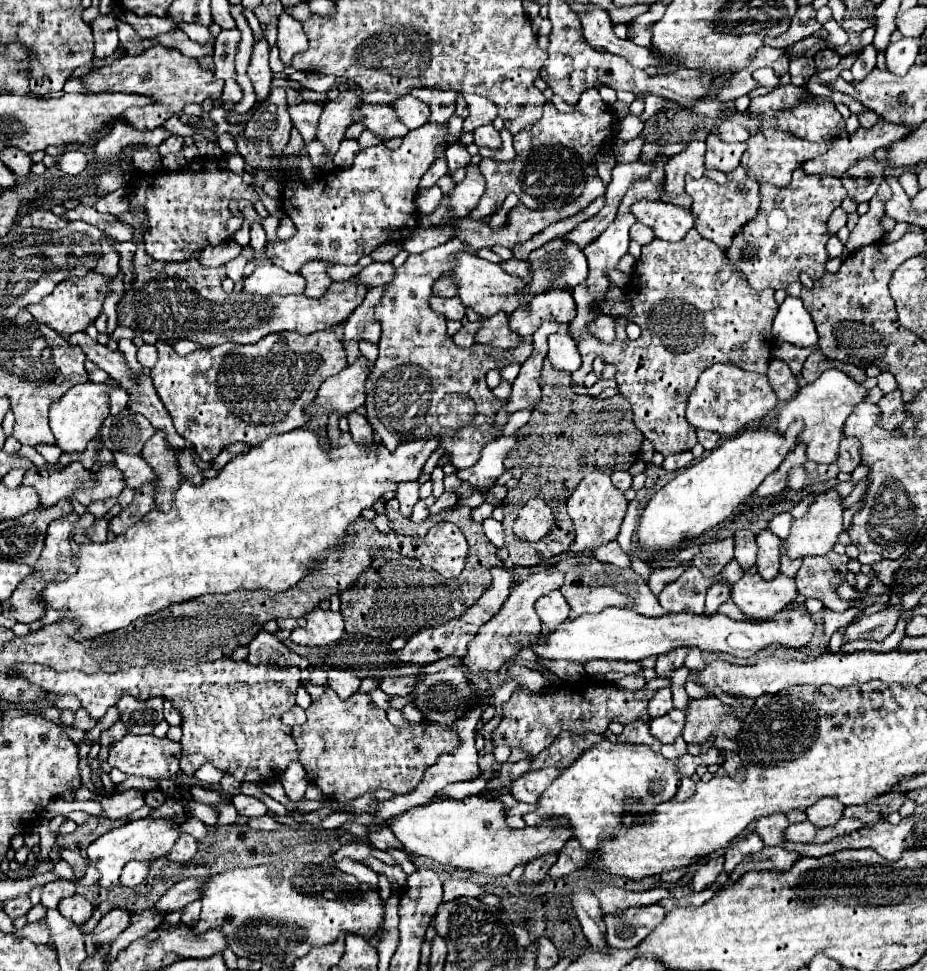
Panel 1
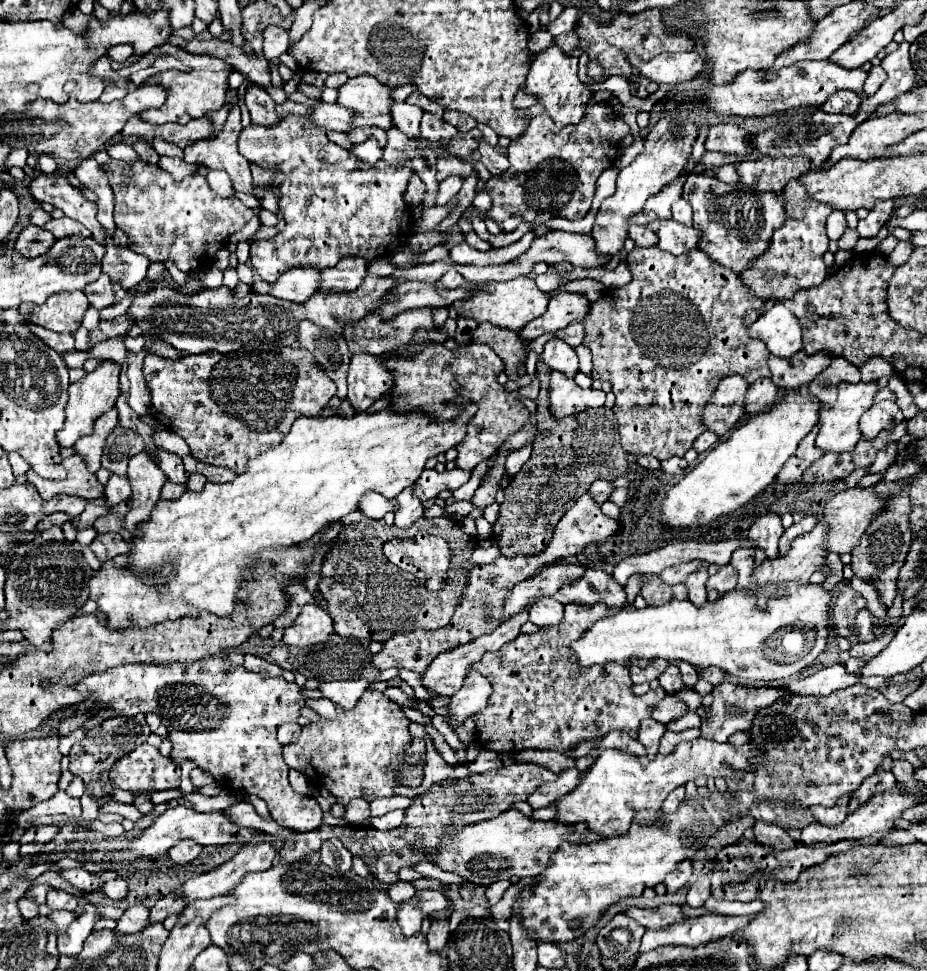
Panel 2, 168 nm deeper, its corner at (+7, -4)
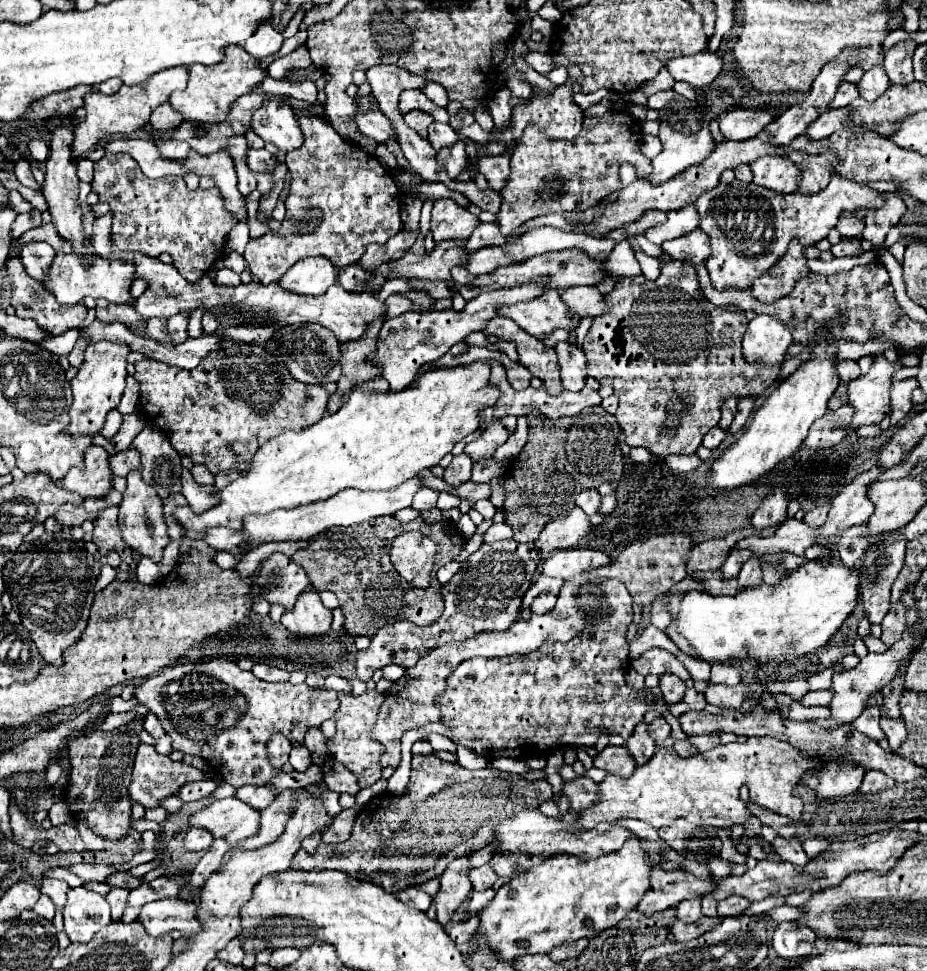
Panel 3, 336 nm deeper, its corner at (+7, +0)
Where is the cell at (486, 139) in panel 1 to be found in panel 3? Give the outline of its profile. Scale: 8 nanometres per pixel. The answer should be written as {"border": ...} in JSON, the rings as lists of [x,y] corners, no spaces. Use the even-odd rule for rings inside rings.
{"border":[[[482,154],[476,160],[478,170],[486,176],[492,190],[500,192],[500,188],[506,184],[510,174],[510,156],[504,154]]]}

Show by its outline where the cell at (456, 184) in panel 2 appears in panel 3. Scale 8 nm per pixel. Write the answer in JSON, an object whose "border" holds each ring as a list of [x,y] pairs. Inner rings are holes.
{"border":[[[450,198],[434,200],[432,208],[432,234],[434,240],[466,240],[474,228],[478,226],[478,216],[468,212],[466,208],[458,206]]]}

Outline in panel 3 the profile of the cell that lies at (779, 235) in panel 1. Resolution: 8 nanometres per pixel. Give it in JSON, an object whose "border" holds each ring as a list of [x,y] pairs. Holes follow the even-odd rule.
{"border":[[[794,238],[792,244],[788,244],[786,254],[772,268],[768,268],[768,272],[754,280],[750,294],[760,302],[774,302],[788,296],[794,290],[796,282],[810,274],[804,250],[806,246],[802,246],[798,238]]]}

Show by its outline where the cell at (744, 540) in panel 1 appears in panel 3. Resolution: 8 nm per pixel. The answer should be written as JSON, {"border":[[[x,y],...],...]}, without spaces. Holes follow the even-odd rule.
{"border":[[[752,556],[742,564],[742,570],[738,574],[738,586],[746,588],[748,584],[760,584],[760,580],[762,580],[762,566],[760,566],[760,560]]]}

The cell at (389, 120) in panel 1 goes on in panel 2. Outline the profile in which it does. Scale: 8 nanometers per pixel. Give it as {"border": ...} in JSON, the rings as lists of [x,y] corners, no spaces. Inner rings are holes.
{"border":[[[396,102],[392,106],[392,120],[396,128],[400,128],[410,138],[420,138],[420,118],[422,118],[422,110],[412,104]]]}

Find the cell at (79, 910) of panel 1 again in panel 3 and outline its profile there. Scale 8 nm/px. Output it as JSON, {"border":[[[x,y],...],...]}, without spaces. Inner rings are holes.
{"border":[[[46,878],[46,880],[42,880],[42,894],[46,894],[58,908],[64,908],[64,904],[66,904],[66,894],[68,894],[68,884],[66,882],[62,882],[62,880],[50,880],[50,878]]]}

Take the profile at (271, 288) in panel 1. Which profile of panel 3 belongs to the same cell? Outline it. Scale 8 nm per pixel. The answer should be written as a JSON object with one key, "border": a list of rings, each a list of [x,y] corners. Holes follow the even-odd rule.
{"border":[[[302,258],[280,278],[278,284],[300,296],[320,296],[334,284],[334,280],[336,268],[328,264],[328,260]]]}

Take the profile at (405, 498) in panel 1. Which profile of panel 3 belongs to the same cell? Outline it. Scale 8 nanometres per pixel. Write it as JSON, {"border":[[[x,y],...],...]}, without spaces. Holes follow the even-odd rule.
{"border":[[[420,488],[412,500],[412,506],[414,510],[422,512],[422,510],[430,510],[436,506],[436,498],[438,498],[438,492],[436,490],[430,490],[430,488]]]}

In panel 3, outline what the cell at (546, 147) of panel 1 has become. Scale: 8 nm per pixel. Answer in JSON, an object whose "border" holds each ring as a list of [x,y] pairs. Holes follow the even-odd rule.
{"border":[[[608,110],[600,118],[584,118],[582,132],[574,142],[550,140],[542,136],[542,128],[536,124],[526,126],[512,150],[510,178],[500,190],[502,206],[496,214],[500,232],[508,236],[524,222],[550,212],[584,212],[596,206],[620,188],[618,166],[622,162],[634,164],[638,176],[648,176],[650,160],[640,154],[638,144],[638,136],[632,132],[632,116],[616,110]]]}

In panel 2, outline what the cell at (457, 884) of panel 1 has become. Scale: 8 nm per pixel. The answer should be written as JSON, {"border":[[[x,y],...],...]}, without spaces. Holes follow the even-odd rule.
{"border":[[[422,890],[418,892],[420,898],[420,908],[424,908],[424,912],[434,912],[434,910],[442,910],[448,906],[448,900],[440,894],[440,892],[432,892],[432,890]]]}

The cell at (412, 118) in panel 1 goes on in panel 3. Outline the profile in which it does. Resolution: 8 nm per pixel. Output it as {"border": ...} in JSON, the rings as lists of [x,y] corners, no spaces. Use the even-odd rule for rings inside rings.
{"border":[[[432,122],[428,126],[428,140],[430,144],[434,144],[436,150],[444,148],[446,144],[454,144],[458,140],[458,134],[454,132],[454,128],[450,124],[438,124],[438,122]]]}

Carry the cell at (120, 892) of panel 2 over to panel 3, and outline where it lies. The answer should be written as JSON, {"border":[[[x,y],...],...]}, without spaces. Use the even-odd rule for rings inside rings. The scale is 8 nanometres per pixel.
{"border":[[[116,886],[106,894],[106,900],[112,908],[112,920],[122,918],[124,908],[126,908],[126,896],[128,896],[128,890],[126,888],[116,888]]]}

